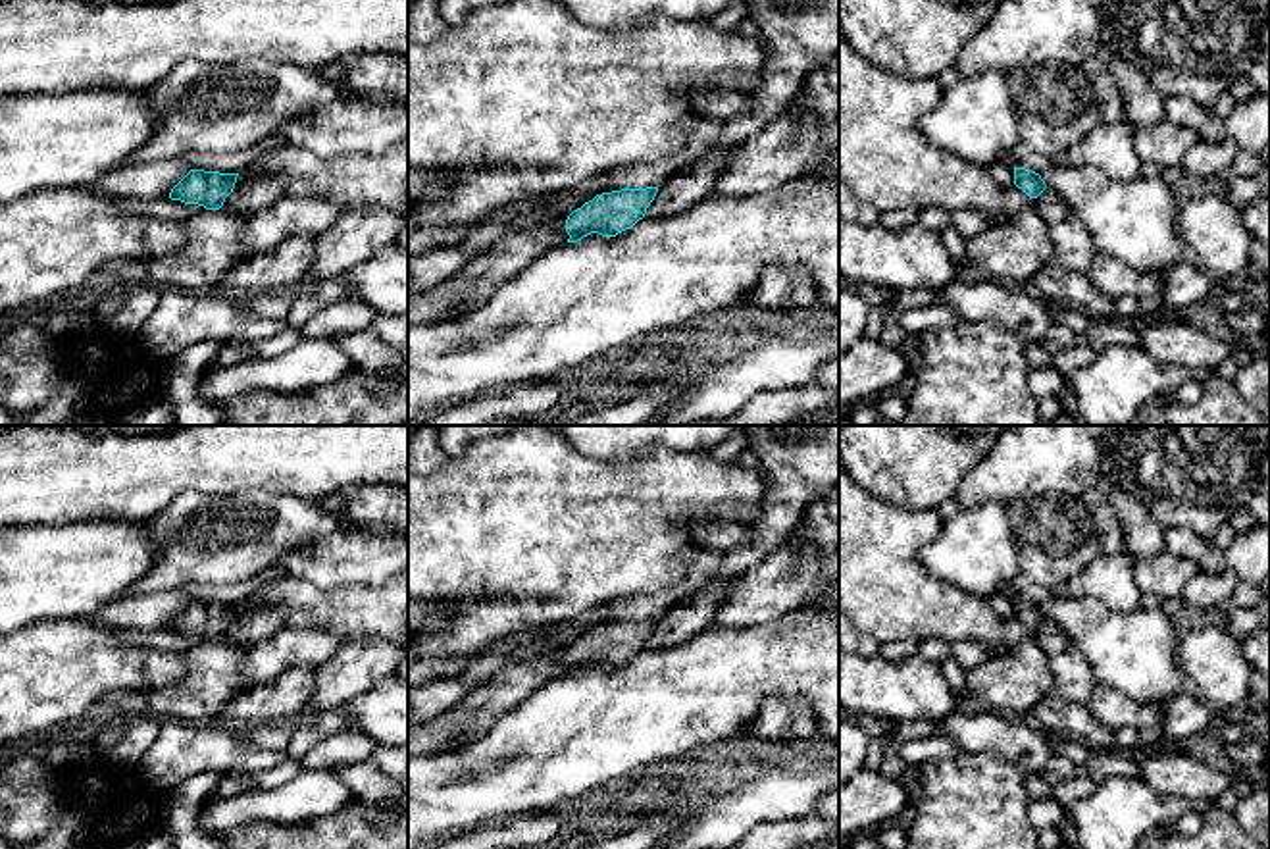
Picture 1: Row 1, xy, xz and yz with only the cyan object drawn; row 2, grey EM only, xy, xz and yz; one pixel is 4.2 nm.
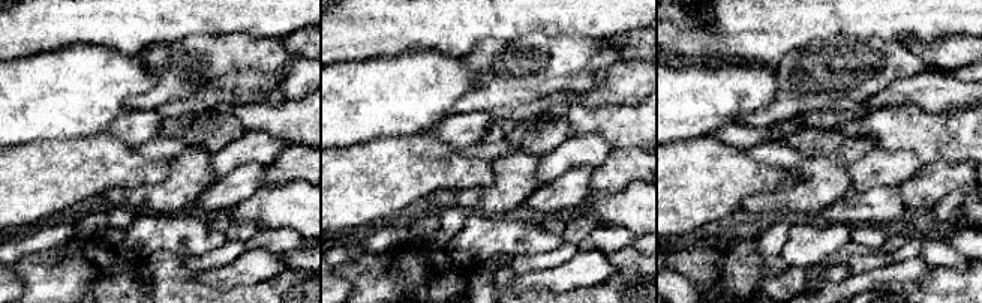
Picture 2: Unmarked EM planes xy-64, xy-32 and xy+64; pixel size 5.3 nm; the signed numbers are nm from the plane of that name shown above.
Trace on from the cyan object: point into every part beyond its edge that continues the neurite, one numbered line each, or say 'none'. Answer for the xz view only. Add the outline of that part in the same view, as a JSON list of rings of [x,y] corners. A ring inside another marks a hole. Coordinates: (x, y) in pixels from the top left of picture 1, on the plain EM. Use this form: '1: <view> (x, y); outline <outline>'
1: xz (682, 622); outline [[[712,581],[687,605],[673,605],[660,618],[645,649],[681,645],[706,631],[716,618],[724,593],[735,581]]]

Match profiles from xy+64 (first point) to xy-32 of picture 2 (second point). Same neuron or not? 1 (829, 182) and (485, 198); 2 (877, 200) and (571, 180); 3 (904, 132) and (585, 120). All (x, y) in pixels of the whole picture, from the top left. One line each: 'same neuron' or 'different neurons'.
1: same neuron
2: same neuron
3: same neuron

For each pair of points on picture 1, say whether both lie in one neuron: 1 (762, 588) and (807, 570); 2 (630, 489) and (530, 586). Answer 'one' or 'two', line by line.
1: one
2: one

